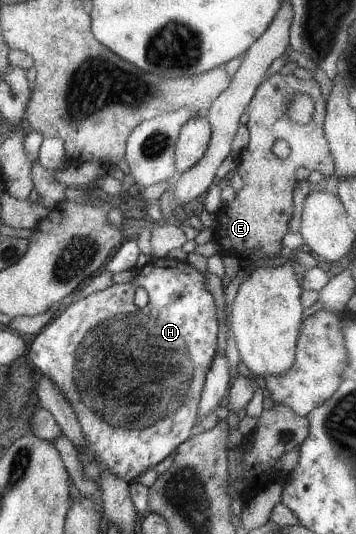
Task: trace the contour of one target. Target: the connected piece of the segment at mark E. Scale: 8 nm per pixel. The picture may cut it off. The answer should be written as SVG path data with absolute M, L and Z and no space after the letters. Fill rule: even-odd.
M275 73L264 78L257 86L251 101L247 104L248 143L237 154L236 171L243 181L243 186L235 194L231 203L219 207L216 214L216 224L213 231L213 241L224 253L236 257L253 253L253 249L261 251L261 255L268 258L280 251L281 239L287 230L287 223L293 212L293 188L296 180L293 175L305 161L327 161L327 175L335 171L333 157L329 151L327 139L323 133L326 114L326 99L321 93L319 85L313 79L300 80L292 74L281 75ZM305 93L313 99L313 117L305 125L291 123L285 109L293 95ZM275 141L286 141L289 145L289 155L279 159L271 153L271 146Z

